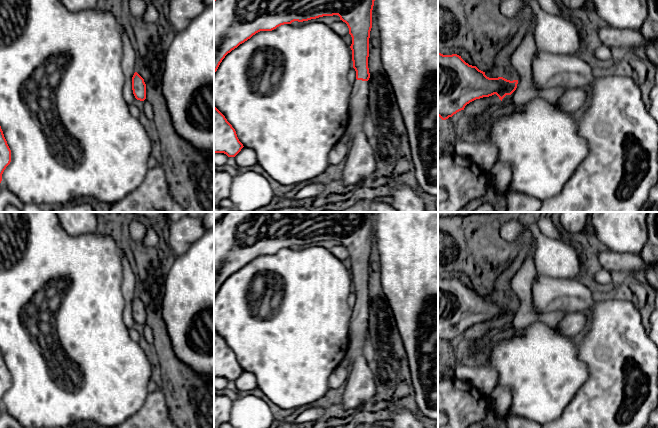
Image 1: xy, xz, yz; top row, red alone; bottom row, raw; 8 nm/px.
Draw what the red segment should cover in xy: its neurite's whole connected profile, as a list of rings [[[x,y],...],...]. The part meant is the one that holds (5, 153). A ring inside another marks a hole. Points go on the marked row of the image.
[[[0,126],[0,183],[2,181],[2,174],[6,167],[11,162],[11,150],[4,137],[3,131]]]

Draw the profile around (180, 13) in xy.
[[[168,0],[166,18],[174,31],[181,31],[205,9],[203,0]]]

